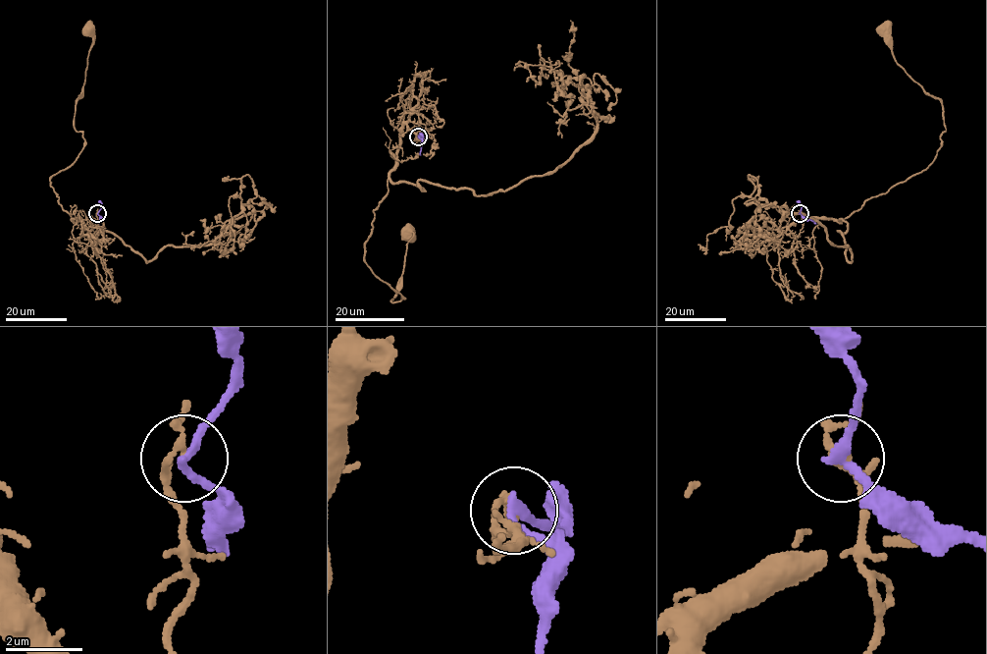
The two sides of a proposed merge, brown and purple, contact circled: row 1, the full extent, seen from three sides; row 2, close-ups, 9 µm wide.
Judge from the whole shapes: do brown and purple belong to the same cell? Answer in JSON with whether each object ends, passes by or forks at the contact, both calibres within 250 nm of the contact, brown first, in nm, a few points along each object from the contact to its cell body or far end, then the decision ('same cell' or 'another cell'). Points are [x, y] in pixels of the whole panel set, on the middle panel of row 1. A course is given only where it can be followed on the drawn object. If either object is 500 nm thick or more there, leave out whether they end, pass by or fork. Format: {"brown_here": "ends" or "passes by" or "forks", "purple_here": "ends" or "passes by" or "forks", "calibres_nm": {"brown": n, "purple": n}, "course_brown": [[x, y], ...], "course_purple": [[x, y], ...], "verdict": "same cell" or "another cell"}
{"brown_here": "passes by", "purple_here": "passes by", "calibres_nm": {"brown": 150, "purple": 220}, "course_brown": [[418, 136], [405, 124], [387, 194], [365, 242], [368, 267], [403, 298], [392, 301], [413, 235], [407, 234]], "course_purple": [[418, 136], [420, 155]], "verdict": "another cell"}

